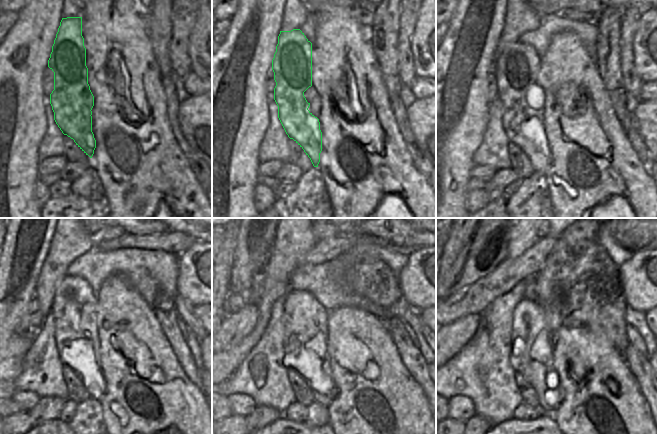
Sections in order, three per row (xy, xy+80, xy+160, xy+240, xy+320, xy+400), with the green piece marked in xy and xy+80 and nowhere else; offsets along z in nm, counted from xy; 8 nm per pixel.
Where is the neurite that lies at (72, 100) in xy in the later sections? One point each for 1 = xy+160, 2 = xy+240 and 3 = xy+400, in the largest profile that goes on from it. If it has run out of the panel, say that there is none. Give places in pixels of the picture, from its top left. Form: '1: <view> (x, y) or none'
1: xy+160 (516, 68)
2: xy+240 (74, 306)
3: xy+400 (531, 356)

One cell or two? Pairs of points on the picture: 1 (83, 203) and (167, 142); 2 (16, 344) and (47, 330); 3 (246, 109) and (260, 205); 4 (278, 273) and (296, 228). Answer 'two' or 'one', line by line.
1: two
2: two
3: two
4: one

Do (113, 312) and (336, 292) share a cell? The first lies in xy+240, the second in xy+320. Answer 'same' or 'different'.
different

